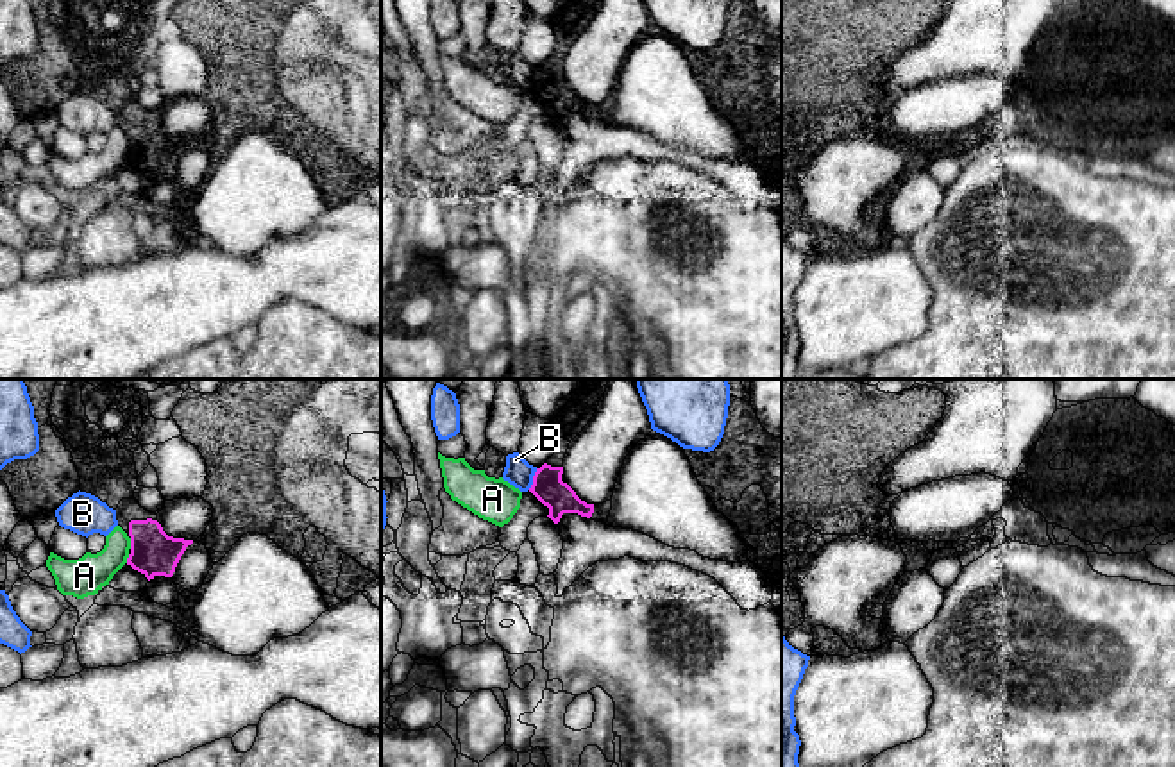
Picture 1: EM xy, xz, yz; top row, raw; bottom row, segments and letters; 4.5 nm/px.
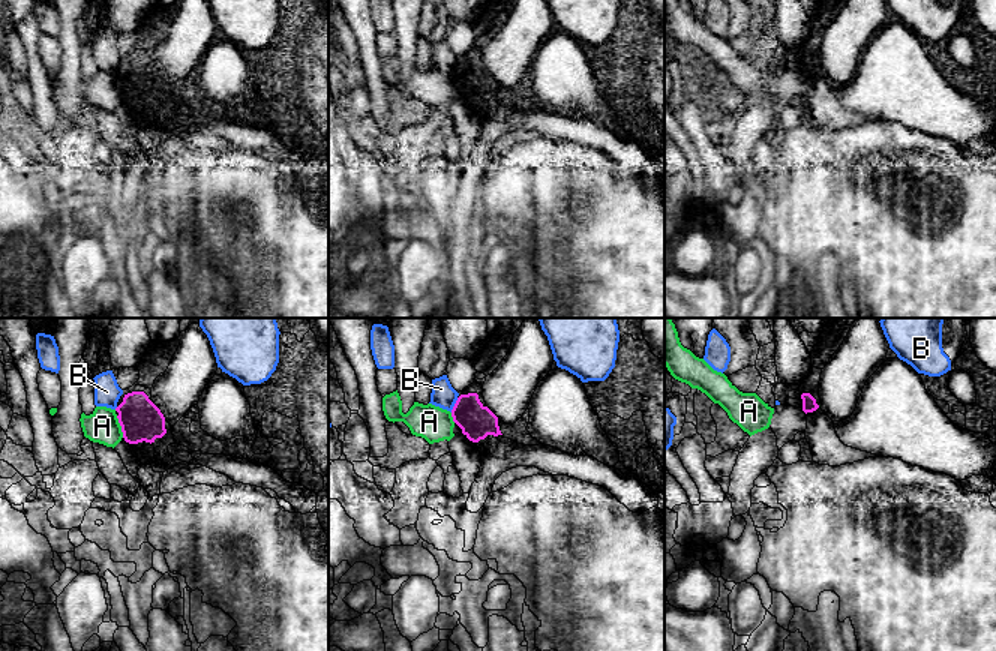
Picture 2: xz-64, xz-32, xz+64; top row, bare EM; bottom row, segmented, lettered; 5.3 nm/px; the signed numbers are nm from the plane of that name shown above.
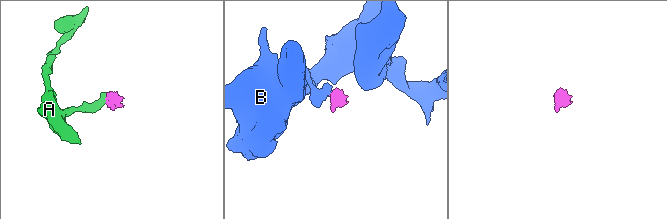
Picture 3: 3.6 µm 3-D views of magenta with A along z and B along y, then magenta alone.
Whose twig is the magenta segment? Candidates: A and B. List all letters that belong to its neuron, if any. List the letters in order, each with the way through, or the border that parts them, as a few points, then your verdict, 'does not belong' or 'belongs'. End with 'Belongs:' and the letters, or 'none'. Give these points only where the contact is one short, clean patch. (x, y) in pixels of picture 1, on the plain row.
A: border xy (129, 138), (131, 147); does not belong
B: border xz (537, 68), (528, 88); does not belong
Belongs: none

